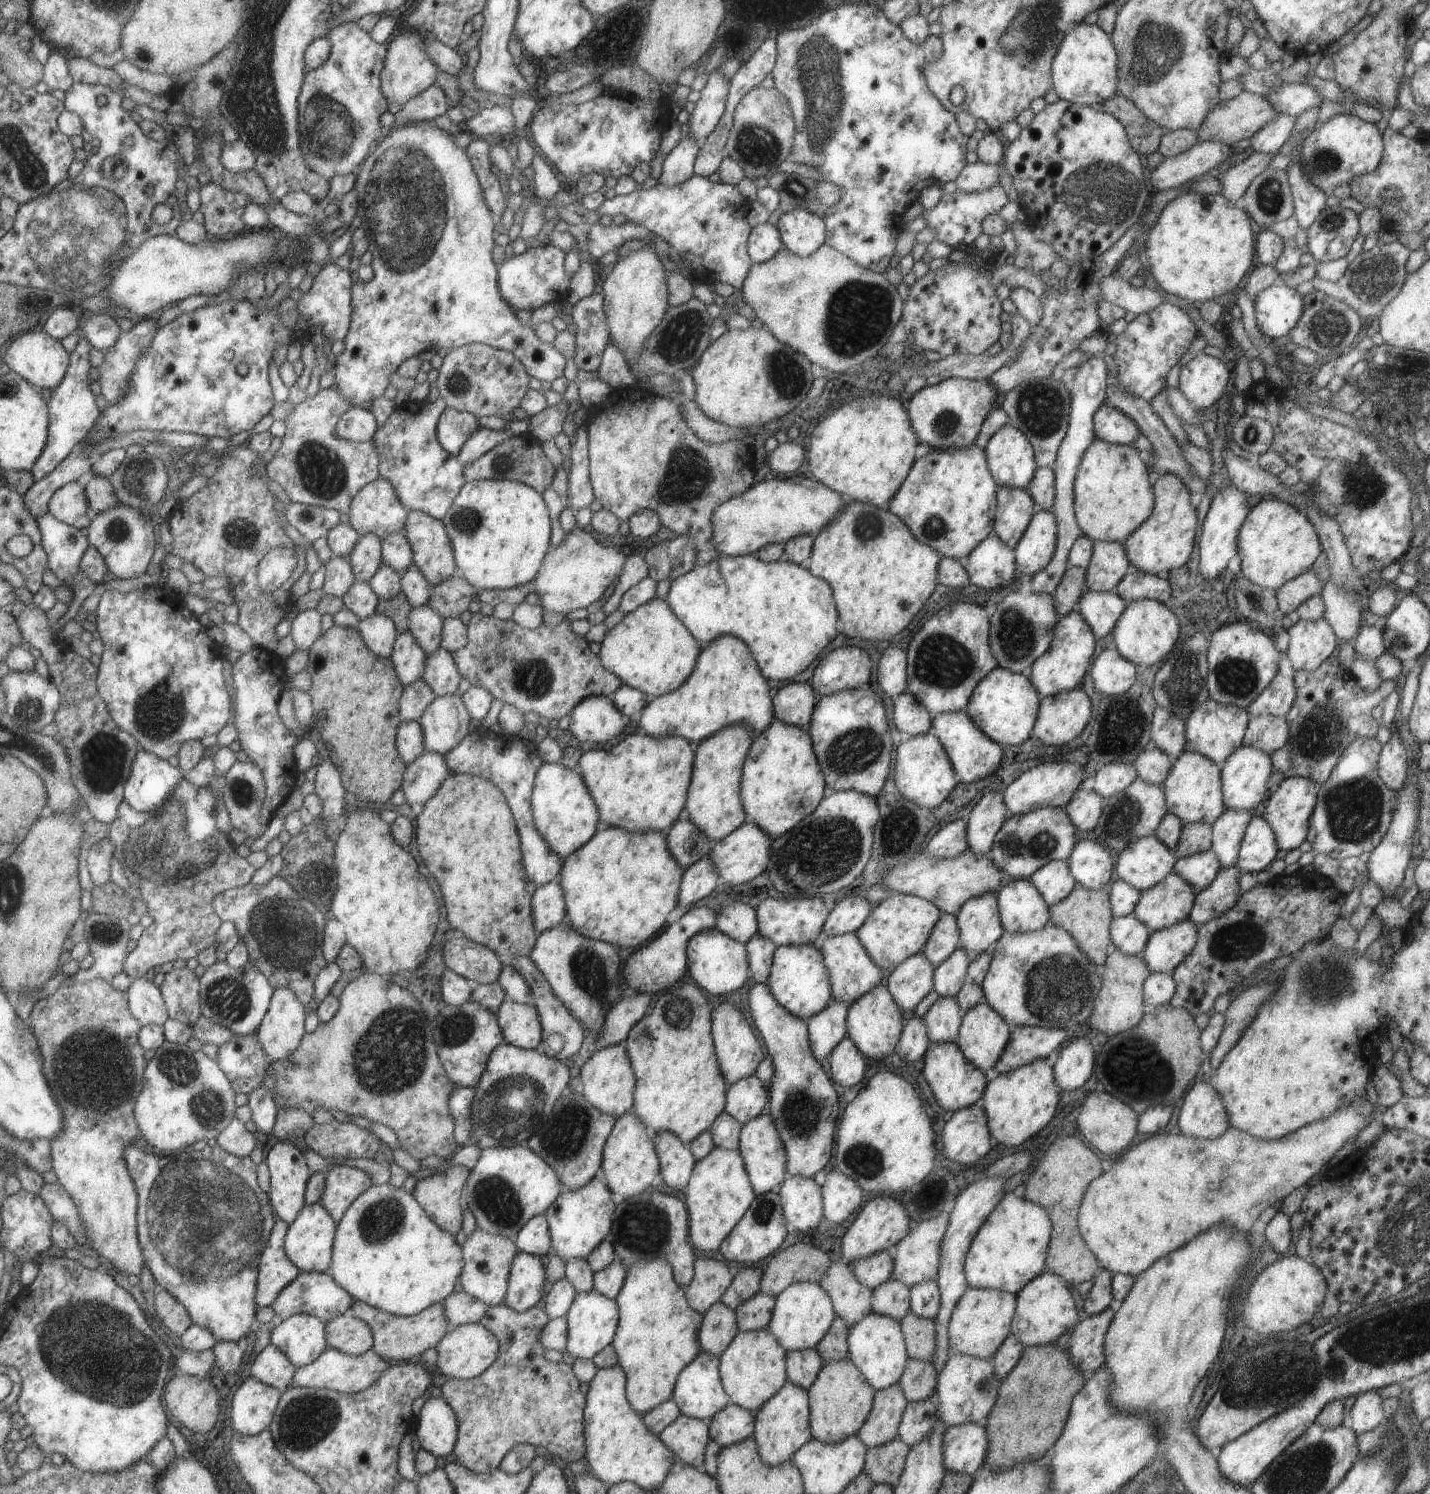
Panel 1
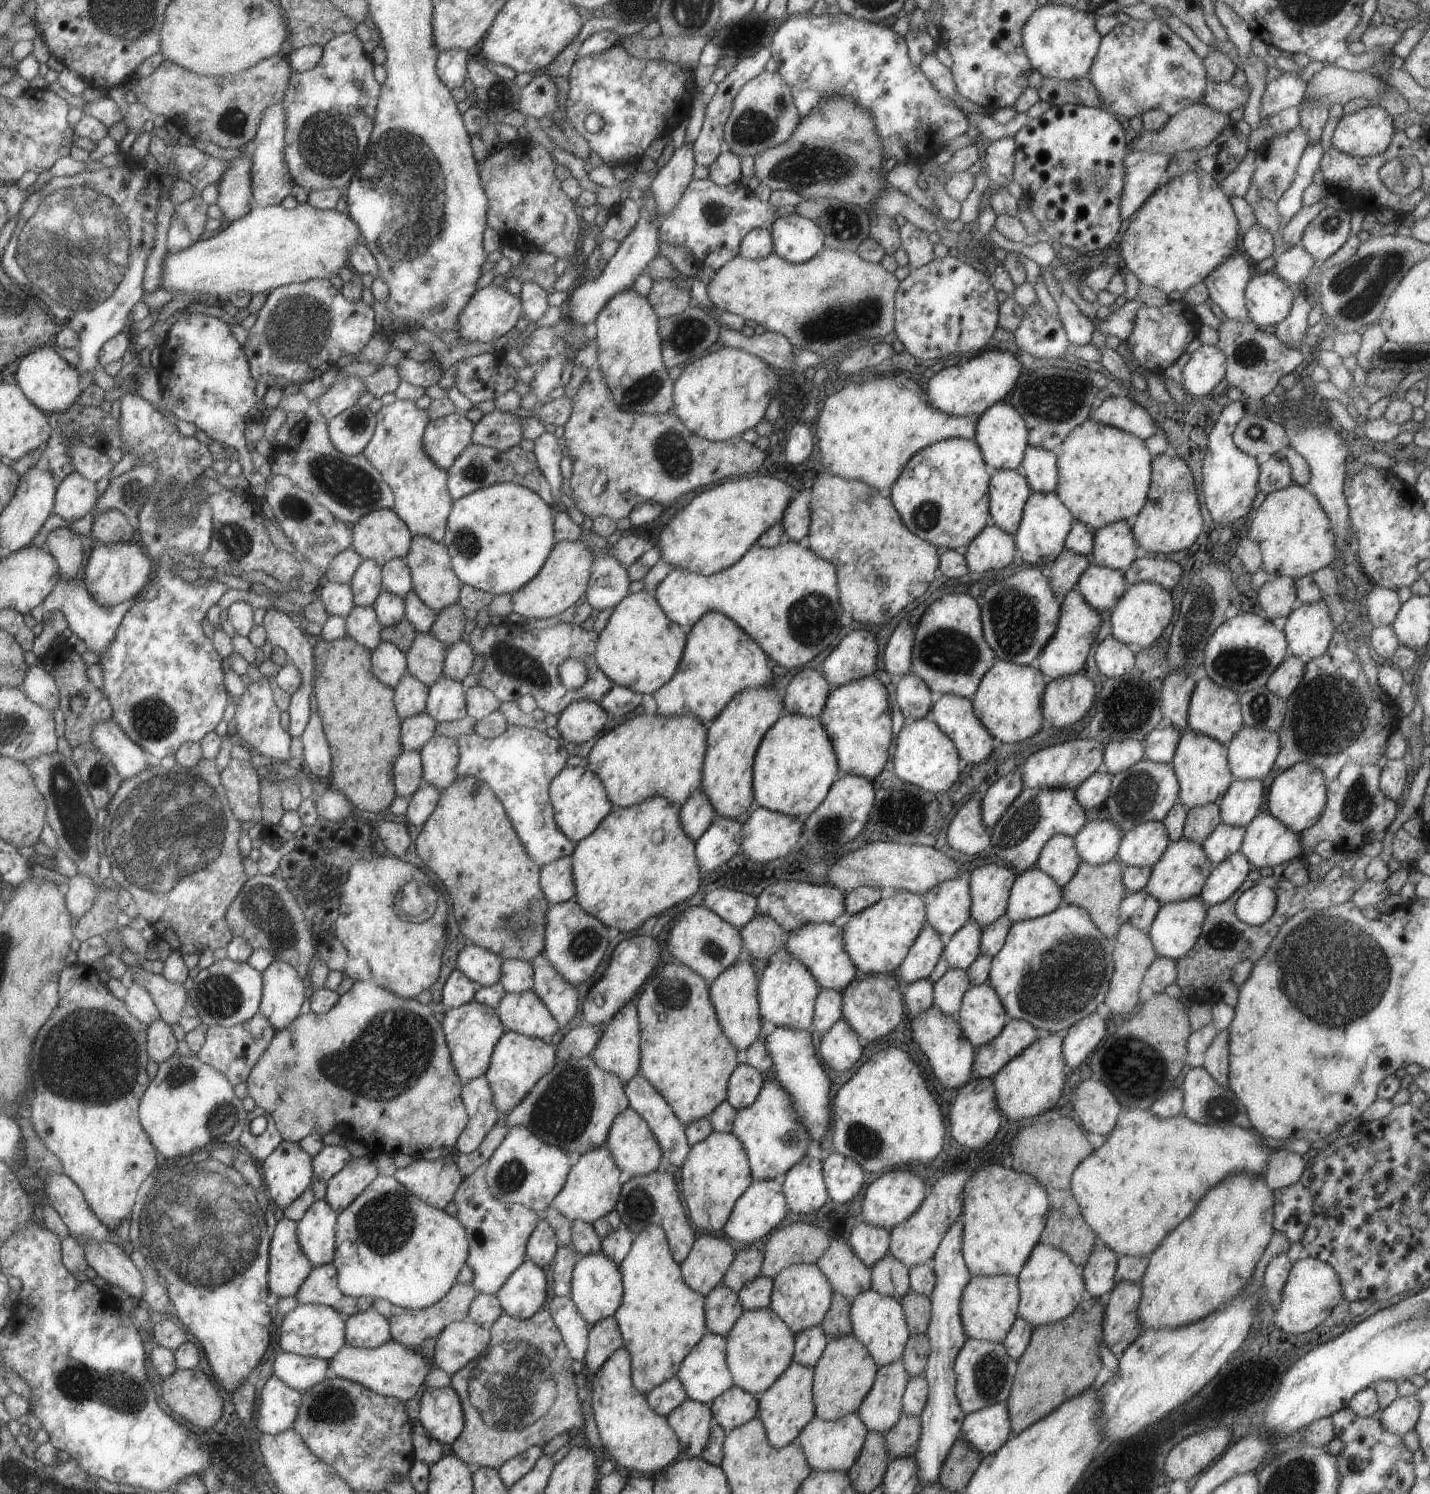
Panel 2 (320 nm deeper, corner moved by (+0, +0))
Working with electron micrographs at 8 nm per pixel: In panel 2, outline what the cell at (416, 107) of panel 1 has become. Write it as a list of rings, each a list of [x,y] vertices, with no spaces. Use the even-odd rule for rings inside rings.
[[[450,48],[437,53],[436,73],[449,90],[461,87],[461,84],[465,82],[467,62],[465,49]]]

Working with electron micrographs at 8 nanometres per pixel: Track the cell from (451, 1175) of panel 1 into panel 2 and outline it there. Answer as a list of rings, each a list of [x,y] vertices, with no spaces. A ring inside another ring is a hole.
[[[452,1156],[433,1159],[412,1159],[408,1166],[392,1174],[420,1201],[442,1209],[455,1194],[462,1181],[462,1174]]]

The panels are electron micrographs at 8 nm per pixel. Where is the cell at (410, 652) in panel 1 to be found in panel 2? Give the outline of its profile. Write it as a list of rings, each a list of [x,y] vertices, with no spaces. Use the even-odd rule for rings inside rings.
[[[409,674],[401,677],[392,696],[397,716],[400,720],[421,714],[426,709],[428,688]]]

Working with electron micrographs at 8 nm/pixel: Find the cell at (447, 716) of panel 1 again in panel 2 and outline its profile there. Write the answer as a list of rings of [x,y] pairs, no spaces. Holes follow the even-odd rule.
[[[433,735],[419,751],[422,777],[439,792],[457,777],[458,748],[453,738]]]

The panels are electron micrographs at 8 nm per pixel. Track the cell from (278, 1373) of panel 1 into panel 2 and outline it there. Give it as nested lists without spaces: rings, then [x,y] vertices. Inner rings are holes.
[[[279,1352],[272,1367],[273,1375],[301,1393],[330,1376],[328,1360],[295,1353]]]

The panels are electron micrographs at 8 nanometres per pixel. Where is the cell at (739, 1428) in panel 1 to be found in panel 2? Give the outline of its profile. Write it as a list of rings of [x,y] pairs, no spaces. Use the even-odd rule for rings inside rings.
[[[731,1385],[709,1402],[709,1408],[713,1422],[726,1432],[757,1417],[758,1402],[750,1392]]]

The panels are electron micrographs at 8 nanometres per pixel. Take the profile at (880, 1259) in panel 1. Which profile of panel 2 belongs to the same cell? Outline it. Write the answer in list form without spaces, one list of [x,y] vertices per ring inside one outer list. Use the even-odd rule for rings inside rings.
[[[858,1220],[852,1228],[849,1238],[845,1241],[857,1258],[870,1268],[888,1251],[890,1232],[883,1227]]]

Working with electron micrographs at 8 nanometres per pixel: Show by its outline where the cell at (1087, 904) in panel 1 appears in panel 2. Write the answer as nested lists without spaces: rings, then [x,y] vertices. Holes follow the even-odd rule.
[[[1113,858],[1109,862],[1100,865],[1092,865],[1080,861],[1073,878],[1069,879],[1060,889],[1063,904],[1070,904],[1085,909],[1093,921],[1093,924],[1111,940],[1115,937],[1120,927],[1118,908],[1121,899],[1127,894],[1122,883],[1122,864]]]

